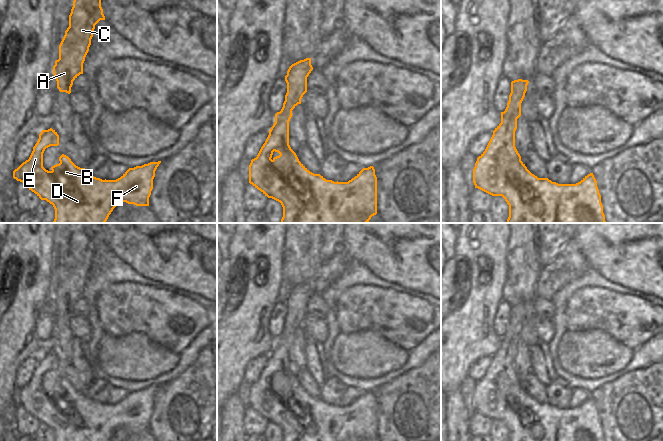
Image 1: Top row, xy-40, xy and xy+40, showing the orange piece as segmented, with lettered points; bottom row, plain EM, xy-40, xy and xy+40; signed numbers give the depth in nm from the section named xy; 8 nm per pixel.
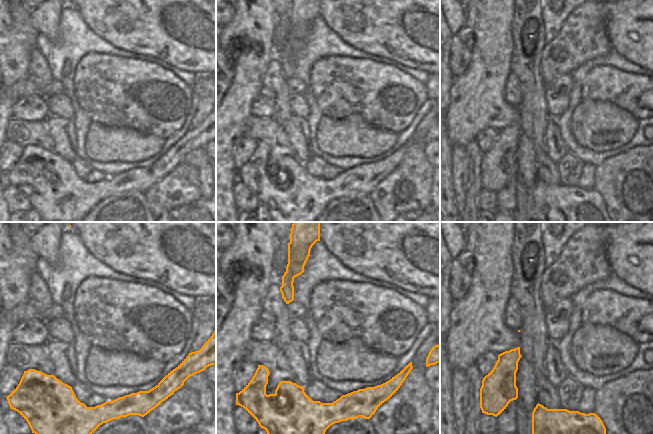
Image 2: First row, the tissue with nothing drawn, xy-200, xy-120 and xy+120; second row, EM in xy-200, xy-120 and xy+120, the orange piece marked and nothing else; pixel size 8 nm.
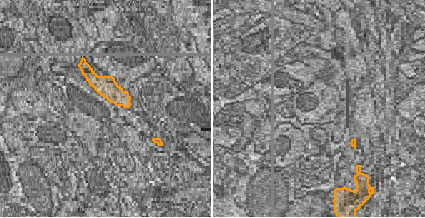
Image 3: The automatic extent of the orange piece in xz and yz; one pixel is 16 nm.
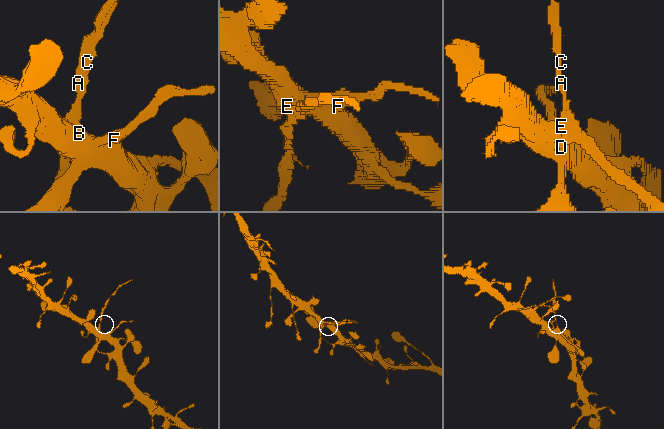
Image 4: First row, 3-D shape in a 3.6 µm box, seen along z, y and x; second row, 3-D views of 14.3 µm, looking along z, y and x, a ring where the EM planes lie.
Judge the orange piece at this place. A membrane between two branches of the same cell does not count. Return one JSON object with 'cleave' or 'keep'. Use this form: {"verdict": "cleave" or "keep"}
{"verdict": "cleave"}

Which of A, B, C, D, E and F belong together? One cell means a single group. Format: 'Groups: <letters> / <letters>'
Groups: A C / B D E F

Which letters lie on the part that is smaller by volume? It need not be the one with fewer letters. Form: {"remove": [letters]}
{"remove": ["A", "C"]}

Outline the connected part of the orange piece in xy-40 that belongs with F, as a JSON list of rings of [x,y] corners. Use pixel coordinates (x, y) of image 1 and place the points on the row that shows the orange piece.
[[[52,128],[42,130],[29,159],[13,171],[14,179],[22,182],[41,200],[53,205],[55,209],[53,223],[105,223],[113,209],[122,202],[149,206],[155,171],[161,161],[129,168],[116,180],[102,180],[88,174],[85,168],[76,166],[68,156],[62,154],[59,157],[60,163],[48,171],[43,167],[43,153],[46,148],[58,145],[59,135],[55,130]]]

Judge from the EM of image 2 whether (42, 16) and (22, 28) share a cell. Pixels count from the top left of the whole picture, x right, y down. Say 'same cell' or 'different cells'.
different cells

